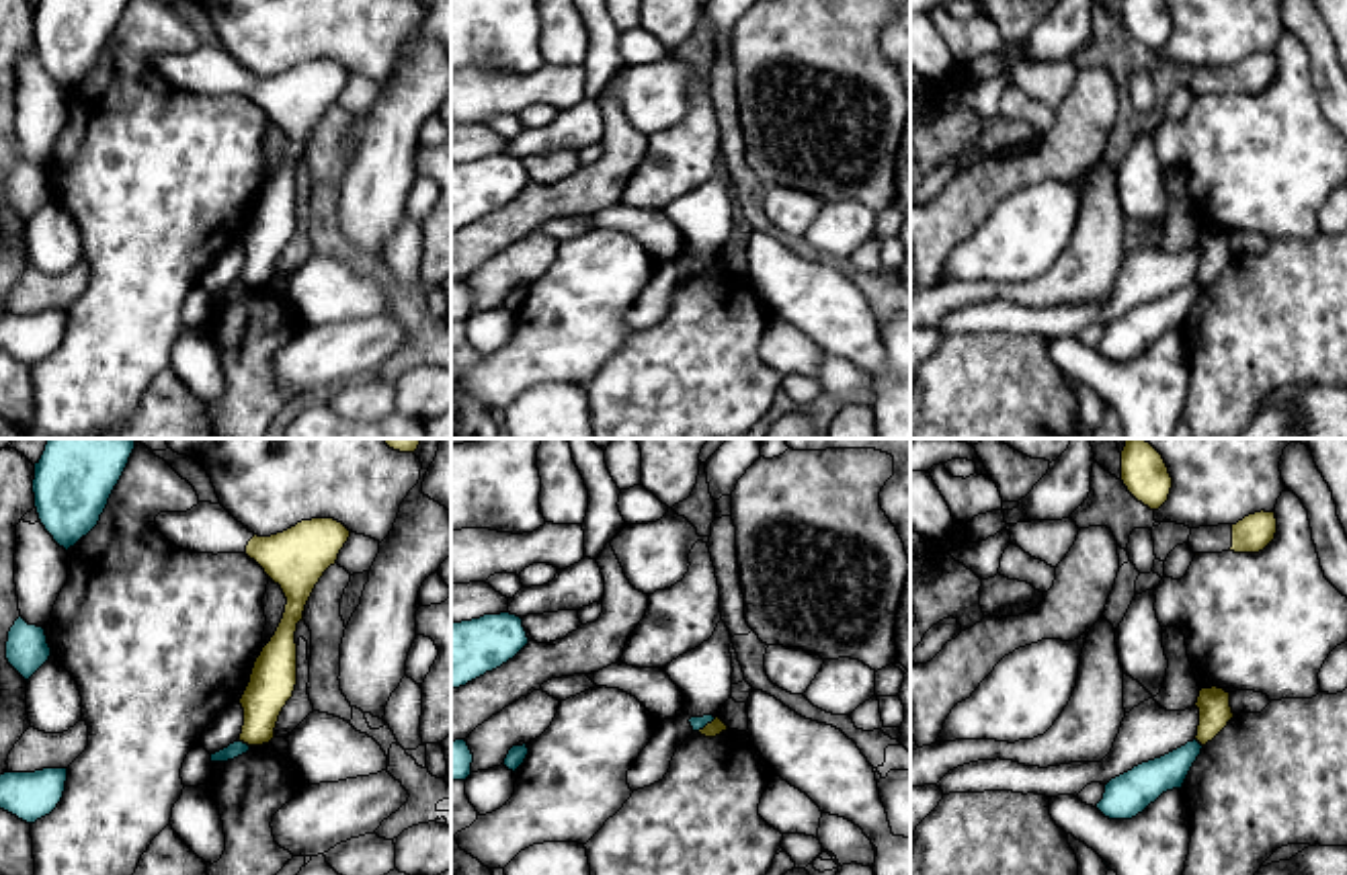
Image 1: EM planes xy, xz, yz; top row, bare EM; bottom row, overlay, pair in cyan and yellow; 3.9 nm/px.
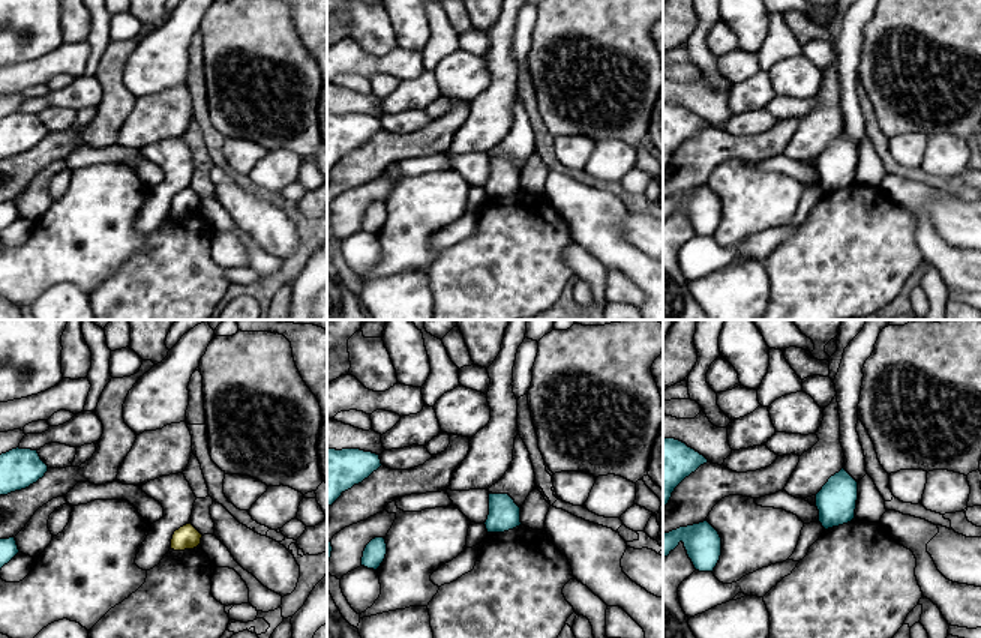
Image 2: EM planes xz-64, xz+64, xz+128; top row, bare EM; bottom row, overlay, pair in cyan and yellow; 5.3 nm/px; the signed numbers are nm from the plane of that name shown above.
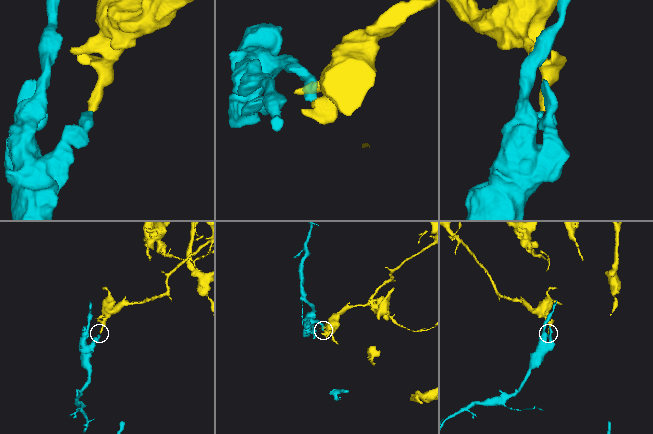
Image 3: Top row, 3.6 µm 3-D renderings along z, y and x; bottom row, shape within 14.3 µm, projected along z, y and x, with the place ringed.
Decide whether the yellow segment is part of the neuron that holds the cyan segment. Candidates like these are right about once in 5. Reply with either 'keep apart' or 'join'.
keep apart

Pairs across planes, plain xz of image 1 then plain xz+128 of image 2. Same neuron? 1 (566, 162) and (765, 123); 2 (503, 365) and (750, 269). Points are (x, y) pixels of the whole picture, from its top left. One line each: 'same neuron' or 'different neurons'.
1: same neuron
2: different neurons

